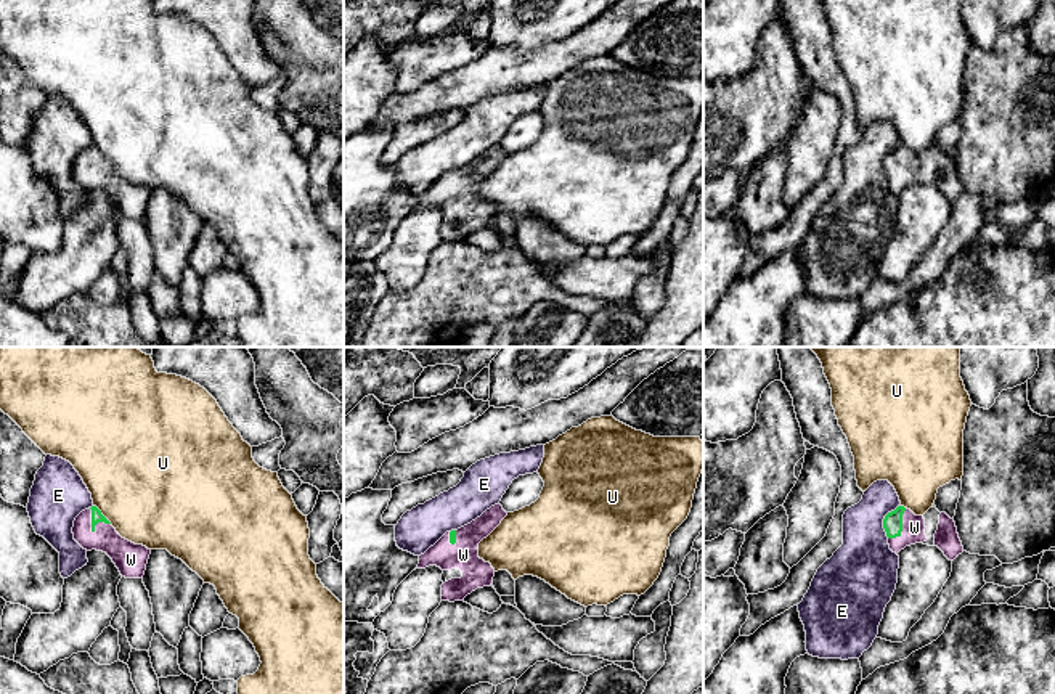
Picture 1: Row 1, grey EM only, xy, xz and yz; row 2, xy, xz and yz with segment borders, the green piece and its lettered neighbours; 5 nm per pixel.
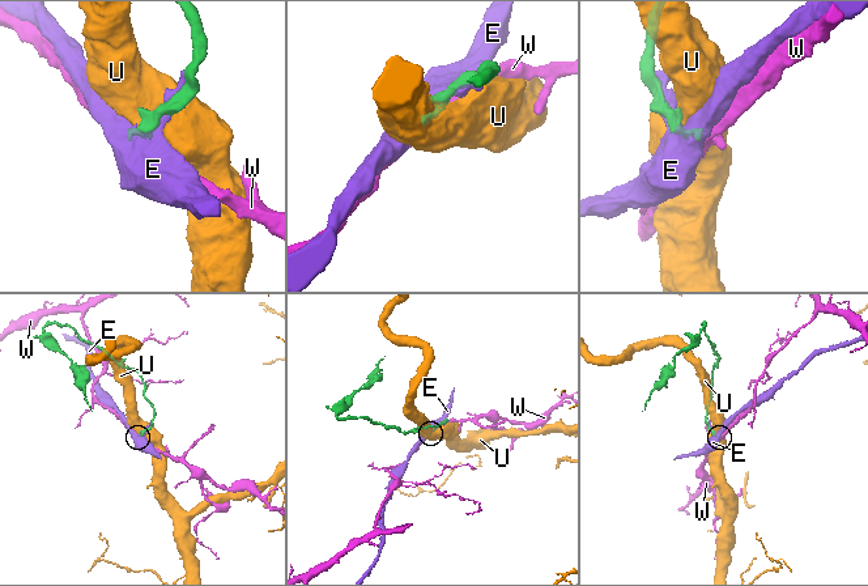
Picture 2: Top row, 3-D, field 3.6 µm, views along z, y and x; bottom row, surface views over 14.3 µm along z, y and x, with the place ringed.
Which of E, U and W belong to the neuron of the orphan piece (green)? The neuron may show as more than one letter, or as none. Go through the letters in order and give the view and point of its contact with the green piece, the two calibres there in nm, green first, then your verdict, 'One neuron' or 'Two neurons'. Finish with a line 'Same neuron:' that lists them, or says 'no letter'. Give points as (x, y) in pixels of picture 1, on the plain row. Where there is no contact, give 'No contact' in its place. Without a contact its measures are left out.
E: Touches green at yz (883, 159). Thickness 100 nm (green) against 300 nm. Two neurons
U: Touches green at xy (101, 155). Thickness 60 nm (green) against 500 nm. Two neurons
W: Touches green at xy (93, 166). Thickness 60 nm (green) against 160 nm. One neuron
Same neuron: W

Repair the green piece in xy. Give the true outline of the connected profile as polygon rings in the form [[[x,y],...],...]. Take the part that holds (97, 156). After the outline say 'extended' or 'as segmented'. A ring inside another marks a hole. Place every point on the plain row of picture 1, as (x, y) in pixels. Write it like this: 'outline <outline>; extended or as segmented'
outline [[[96,146],[75,157],[72,174],[84,190],[106,193],[122,217],[143,218],[151,190],[122,178]]]; extended

